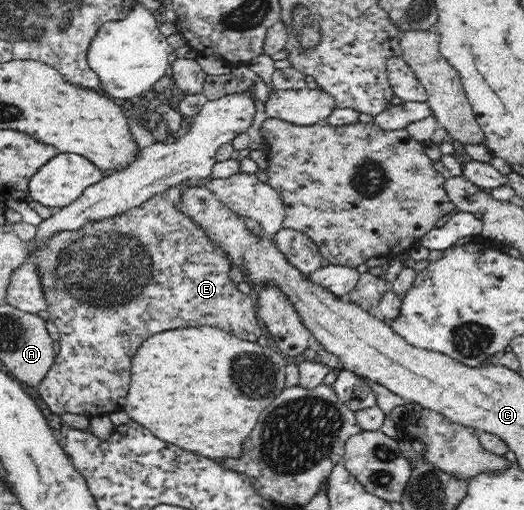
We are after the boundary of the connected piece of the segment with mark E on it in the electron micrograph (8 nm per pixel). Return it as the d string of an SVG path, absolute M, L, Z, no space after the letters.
M181 182L181 184L170 187L168 190L165 190L165 192L155 195L153 198L147 200L147 202L143 202L141 206L132 208L125 212L125 214L119 214L119 216L113 216L113 218L107 218L107 220L101 220L101 222L91 222L91 224L87 224L85 228L81 228L81 230L67 230L67 232L55 234L55 236L51 236L51 238L37 250L37 255L27 257L28 261L38 266L38 270L40 270L47 303L46 311L49 313L50 321L59 329L60 334L58 339L60 344L59 351L56 352L55 360L49 372L46 372L45 378L42 378L39 386L37 386L37 393L39 393L43 402L47 404L53 414L57 414L57 416L60 417L63 416L63 414L80 414L81 416L86 416L91 419L94 416L105 416L106 414L109 415L111 412L121 412L121 410L124 410L124 406L127 402L127 392L129 392L129 384L131 384L131 374L129 374L131 360L133 360L135 352L139 350L139 346L141 346L149 336L153 336L153 334L157 334L157 332L209 326L231 333L249 342L255 342L255 340L263 334L263 330L261 330L261 326L258 324L256 300L254 296L245 296L239 293L236 285L231 282L228 276L231 270L231 263L229 263L227 257L220 252L220 248L214 248L204 235L204 232L198 228L190 218L187 218L176 209L180 192L191 183L199 182Z

